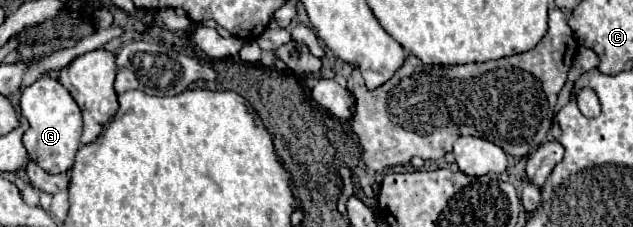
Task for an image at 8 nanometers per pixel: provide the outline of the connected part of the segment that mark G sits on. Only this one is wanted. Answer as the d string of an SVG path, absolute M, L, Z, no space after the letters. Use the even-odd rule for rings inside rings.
M42 74L34 84L22 90L20 108L22 116L30 122L30 130L24 134L24 146L30 158L50 174L68 172L68 168L74 164L74 156L80 148L82 136L80 108L70 96L70 92L56 78Z

